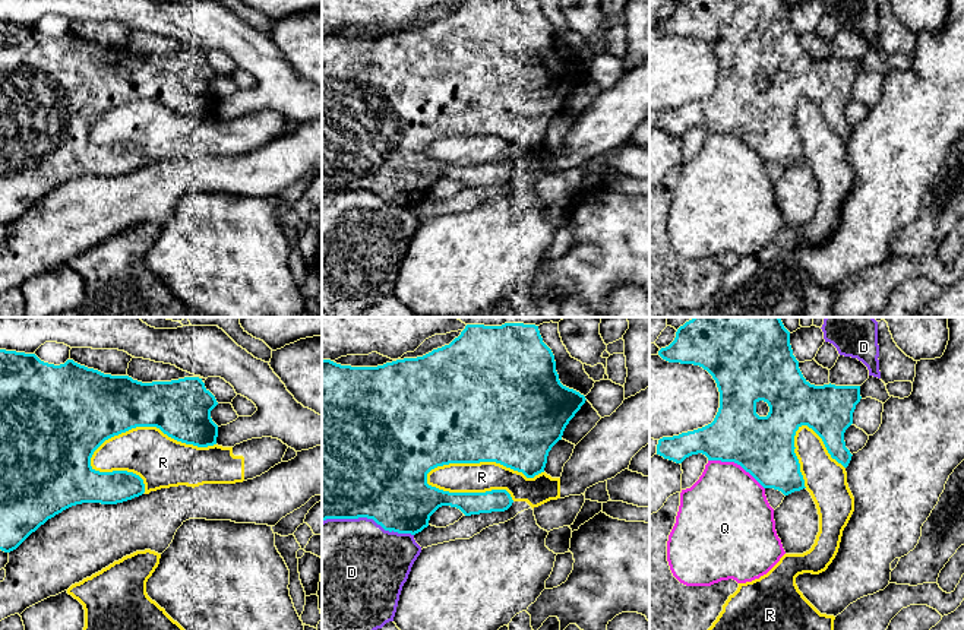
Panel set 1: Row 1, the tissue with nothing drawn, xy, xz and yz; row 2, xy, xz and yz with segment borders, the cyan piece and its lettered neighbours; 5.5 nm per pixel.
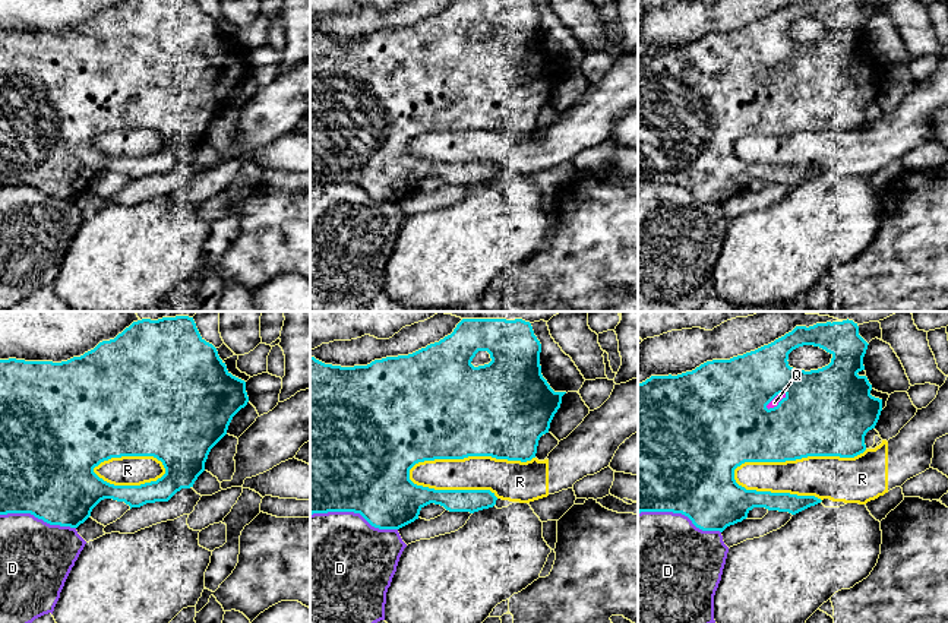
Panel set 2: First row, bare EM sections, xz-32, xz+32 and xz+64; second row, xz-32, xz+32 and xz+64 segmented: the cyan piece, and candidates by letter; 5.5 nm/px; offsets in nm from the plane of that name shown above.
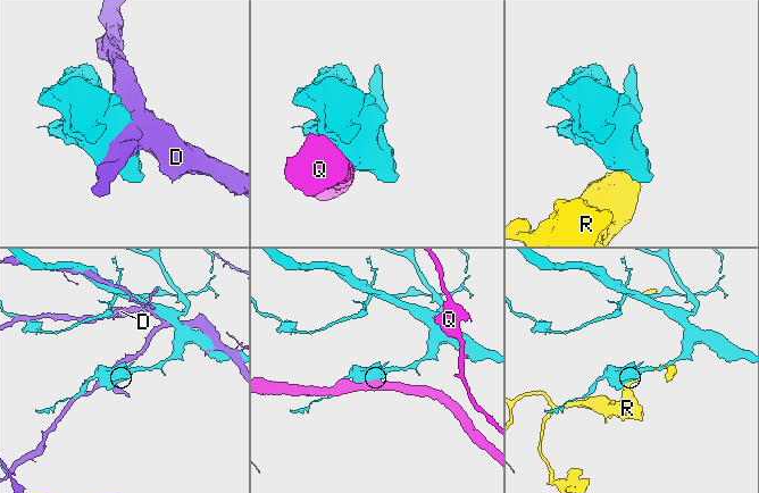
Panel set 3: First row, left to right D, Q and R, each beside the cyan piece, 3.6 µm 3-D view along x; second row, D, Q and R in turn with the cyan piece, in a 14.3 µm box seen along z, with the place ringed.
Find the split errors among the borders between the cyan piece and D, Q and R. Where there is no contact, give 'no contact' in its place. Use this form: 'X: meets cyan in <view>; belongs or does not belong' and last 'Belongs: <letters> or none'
D: meets cyan in xz; does not belong
Q: meets cyan in yz; does not belong
R: meets cyan in xz; does not belong
Belongs: none

